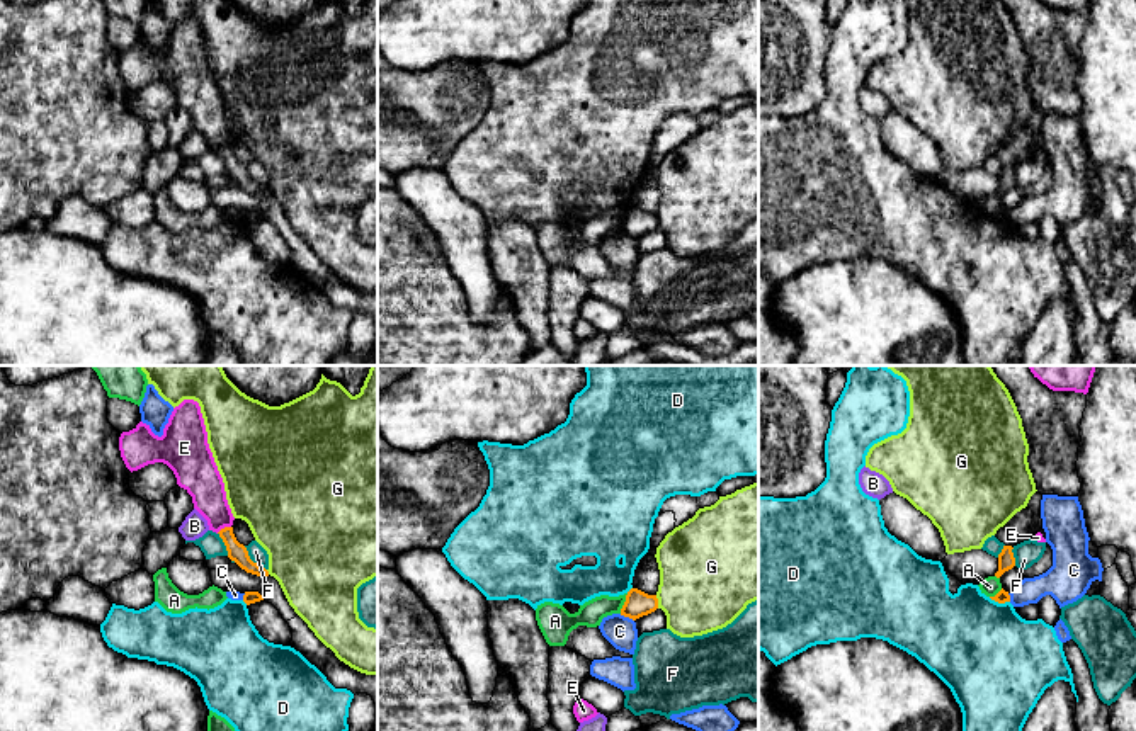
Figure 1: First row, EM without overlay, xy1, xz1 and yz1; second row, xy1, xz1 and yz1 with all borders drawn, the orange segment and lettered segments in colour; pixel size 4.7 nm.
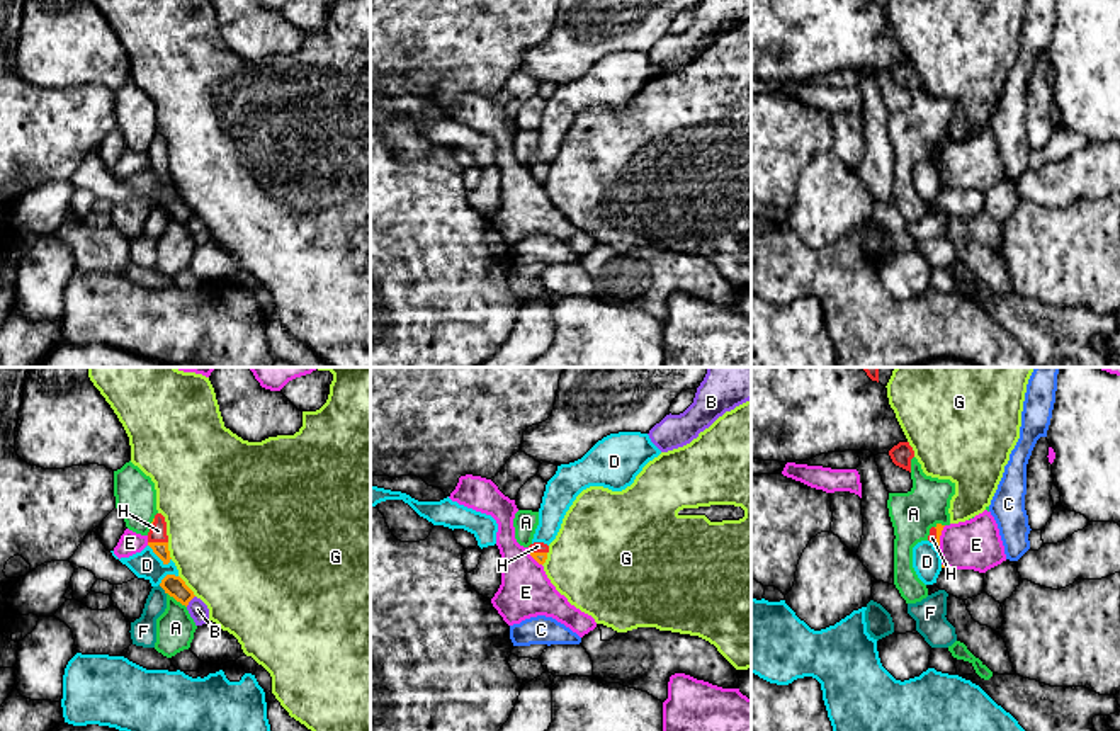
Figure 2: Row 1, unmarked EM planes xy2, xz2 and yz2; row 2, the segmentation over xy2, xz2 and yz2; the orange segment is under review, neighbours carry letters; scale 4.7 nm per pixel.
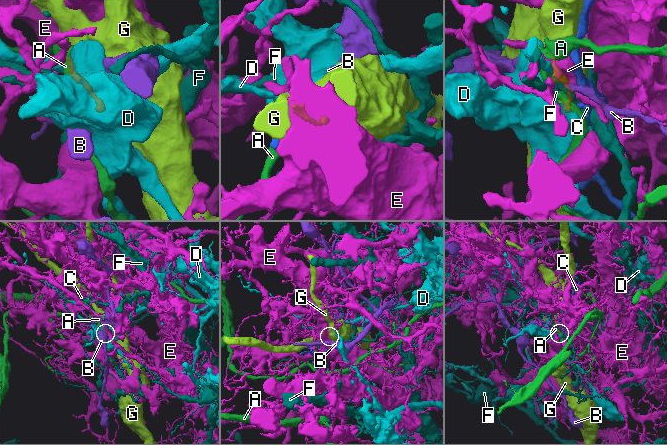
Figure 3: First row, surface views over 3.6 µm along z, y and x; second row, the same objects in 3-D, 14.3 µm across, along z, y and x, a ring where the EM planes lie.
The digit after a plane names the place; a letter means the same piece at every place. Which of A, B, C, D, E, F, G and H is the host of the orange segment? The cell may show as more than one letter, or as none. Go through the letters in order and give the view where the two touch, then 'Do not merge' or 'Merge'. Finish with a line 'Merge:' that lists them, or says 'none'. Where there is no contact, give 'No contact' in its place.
A: Touches orange in xz1. Do not merge
B: Touches orange in xy2. Do not merge
C: Touches orange in xz1. Do not merge
D: Touches orange in xy2. Do not merge
E: Touches orange in xy1. Do not merge
F: Touches orange in xy1. Do not merge
G: Touches orange in xy2. Do not merge
H: Touches orange in xy2. Merge
Merge: H

